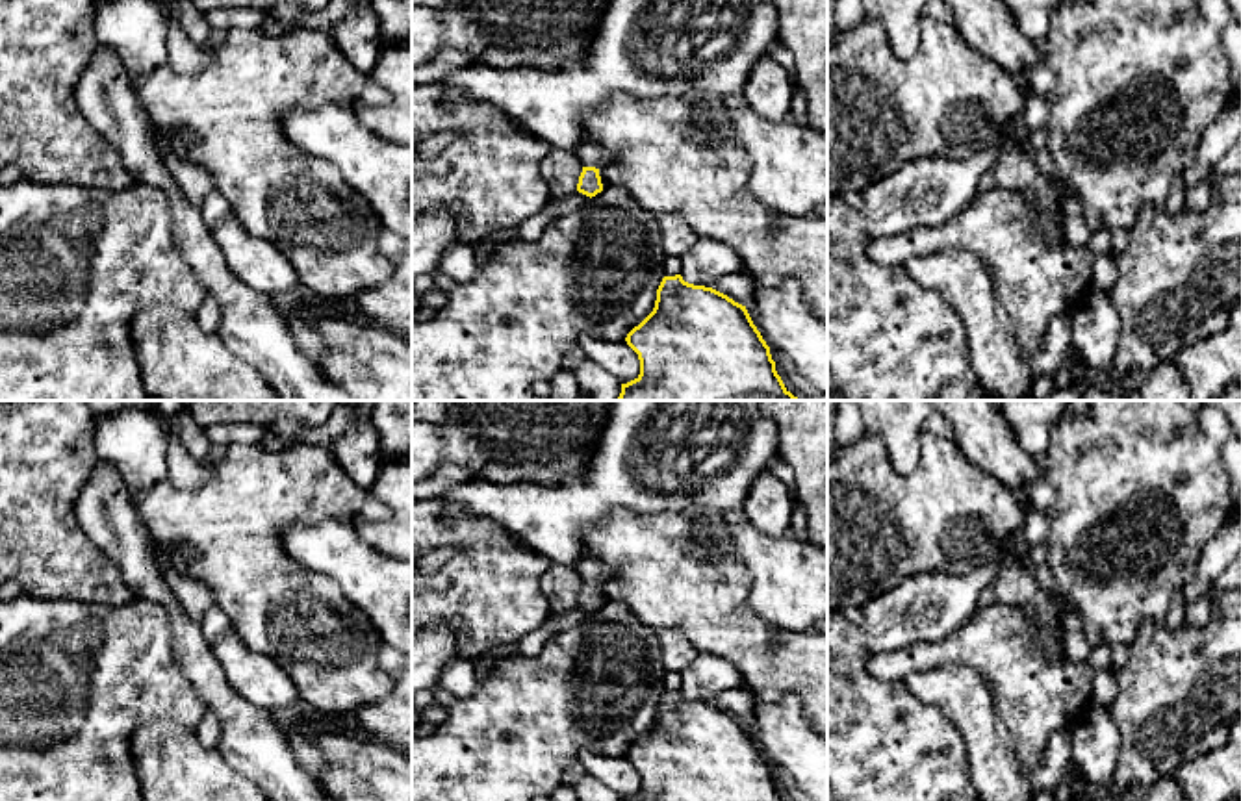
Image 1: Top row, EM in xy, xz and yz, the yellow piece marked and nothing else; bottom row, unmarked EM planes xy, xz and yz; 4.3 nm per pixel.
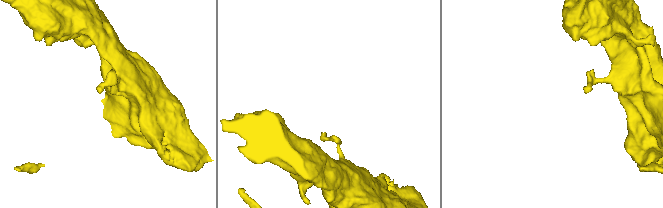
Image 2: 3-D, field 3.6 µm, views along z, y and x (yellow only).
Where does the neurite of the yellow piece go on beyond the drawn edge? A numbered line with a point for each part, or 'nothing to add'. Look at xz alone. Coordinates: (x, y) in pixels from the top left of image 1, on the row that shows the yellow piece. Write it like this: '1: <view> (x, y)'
1: xz (590, 154)

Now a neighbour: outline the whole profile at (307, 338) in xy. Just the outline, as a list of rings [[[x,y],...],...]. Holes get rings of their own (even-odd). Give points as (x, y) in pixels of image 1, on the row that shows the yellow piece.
[[[282,315],[288,334],[293,337],[295,345],[306,354],[306,358],[319,367],[319,358],[323,354],[323,336],[312,324],[312,317],[301,315]]]

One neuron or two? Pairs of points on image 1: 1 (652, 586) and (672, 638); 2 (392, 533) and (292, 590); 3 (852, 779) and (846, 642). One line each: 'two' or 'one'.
1: two
2: two
3: one

